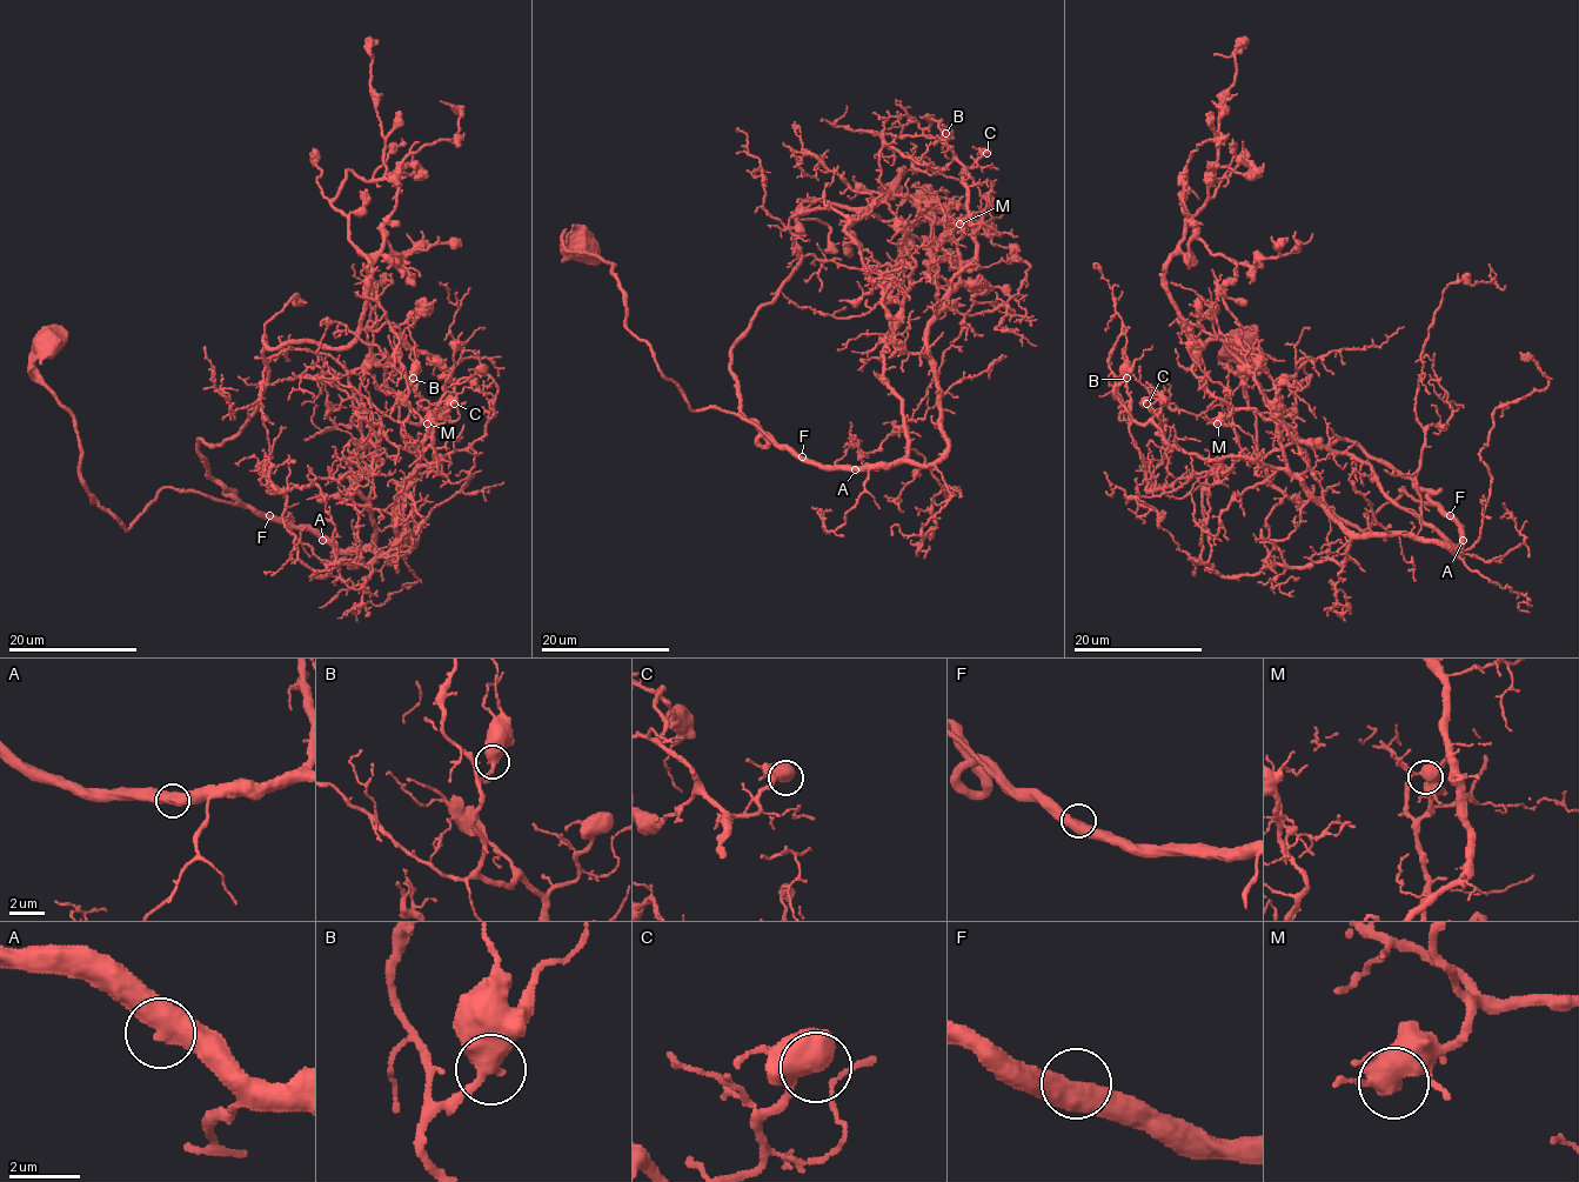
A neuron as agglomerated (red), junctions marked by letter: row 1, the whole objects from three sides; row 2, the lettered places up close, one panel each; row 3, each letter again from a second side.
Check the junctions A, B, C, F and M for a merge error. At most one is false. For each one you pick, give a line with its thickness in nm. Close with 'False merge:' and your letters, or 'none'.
False merge: none

